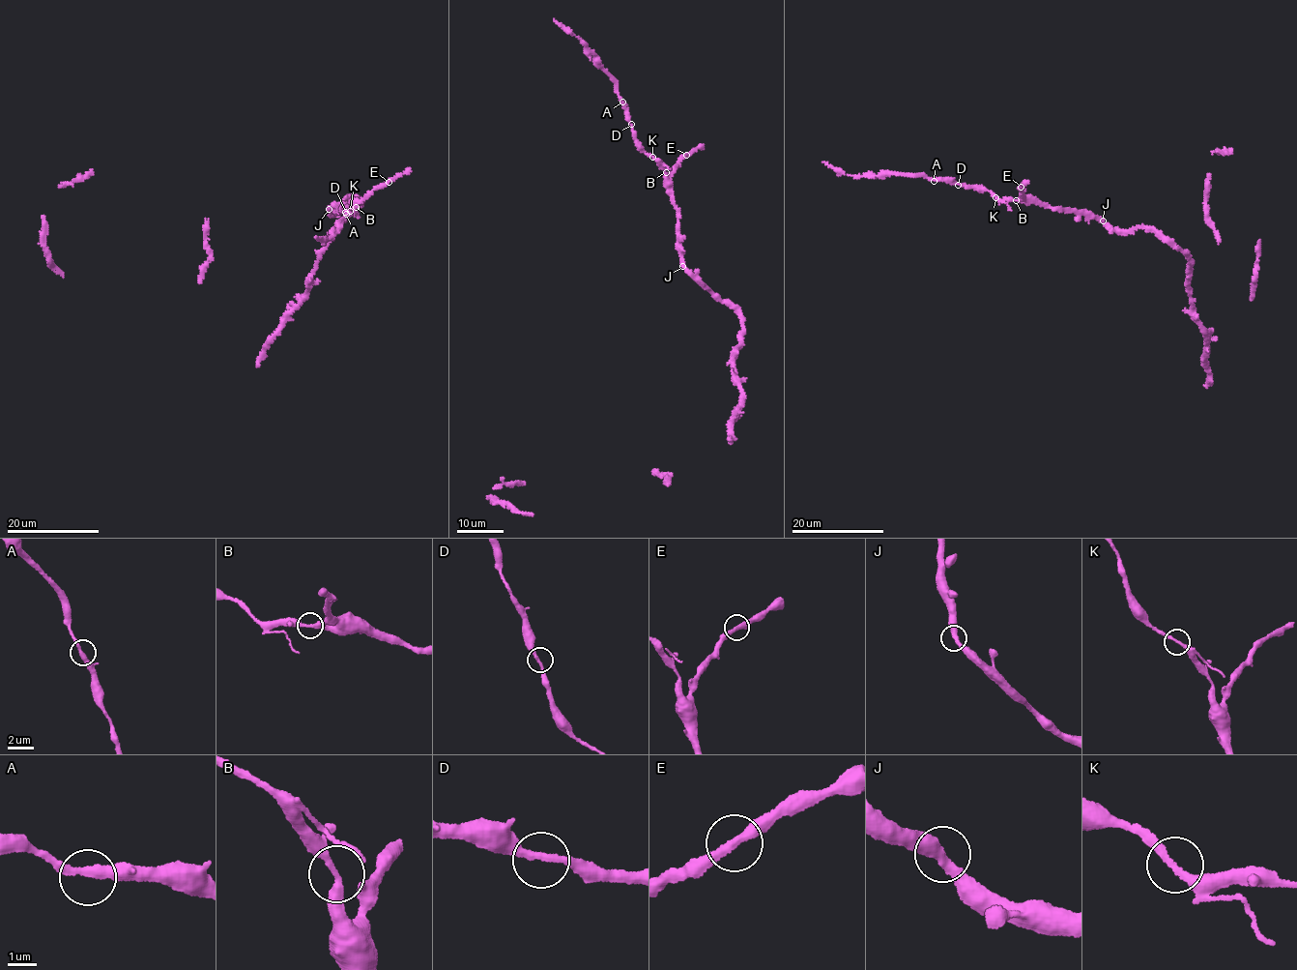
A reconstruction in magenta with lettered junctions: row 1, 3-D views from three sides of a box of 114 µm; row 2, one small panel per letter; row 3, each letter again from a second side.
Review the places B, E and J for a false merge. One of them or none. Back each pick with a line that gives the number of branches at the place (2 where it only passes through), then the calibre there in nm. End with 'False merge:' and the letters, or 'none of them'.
False merge: none of them

